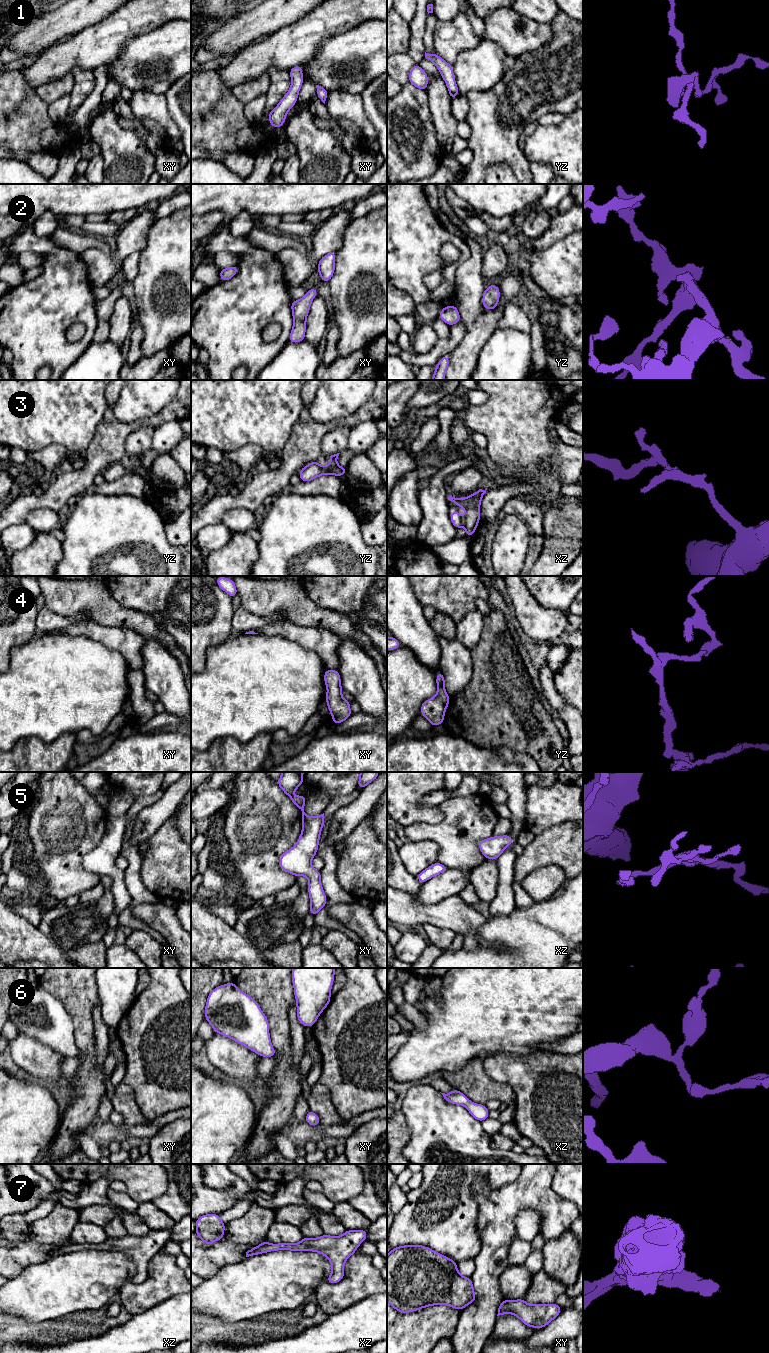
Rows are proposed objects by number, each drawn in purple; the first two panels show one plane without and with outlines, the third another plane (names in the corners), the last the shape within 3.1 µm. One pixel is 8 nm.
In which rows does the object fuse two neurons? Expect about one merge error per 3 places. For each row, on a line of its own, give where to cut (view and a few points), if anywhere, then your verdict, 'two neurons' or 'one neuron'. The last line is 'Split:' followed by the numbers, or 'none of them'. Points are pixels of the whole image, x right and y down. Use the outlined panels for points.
1: no cut; one neuron
2: no cut; one neuron
3: no cut; one neuron
4: no cut; one neuron
5: no cut; one neuron
6: no cut; one neuron
7: no cut; one neuron
Split: none of them

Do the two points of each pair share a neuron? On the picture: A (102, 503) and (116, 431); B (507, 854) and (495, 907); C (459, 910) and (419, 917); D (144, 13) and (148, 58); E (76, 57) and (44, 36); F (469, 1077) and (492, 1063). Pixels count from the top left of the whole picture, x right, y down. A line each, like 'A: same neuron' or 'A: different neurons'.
A: different neurons
B: same neuron
C: same neuron
D: different neurons
E: different neurons
F: different neurons

